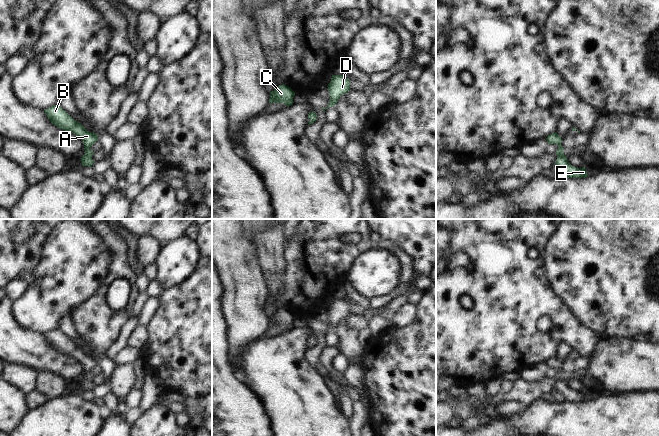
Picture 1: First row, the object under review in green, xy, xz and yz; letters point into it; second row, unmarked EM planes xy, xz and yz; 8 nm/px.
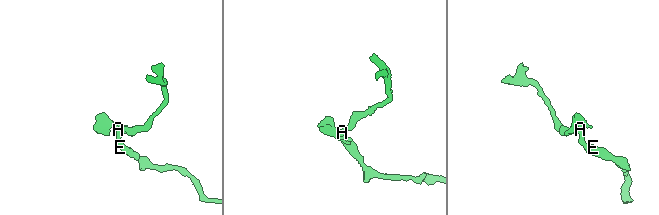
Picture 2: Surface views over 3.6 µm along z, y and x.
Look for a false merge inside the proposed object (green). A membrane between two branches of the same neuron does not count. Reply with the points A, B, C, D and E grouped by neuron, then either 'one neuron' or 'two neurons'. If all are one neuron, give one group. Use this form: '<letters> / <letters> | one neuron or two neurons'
A B C D E | one neuron

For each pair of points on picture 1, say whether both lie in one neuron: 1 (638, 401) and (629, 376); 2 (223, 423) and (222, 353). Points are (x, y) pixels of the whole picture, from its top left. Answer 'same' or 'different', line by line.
1: different
2: same

